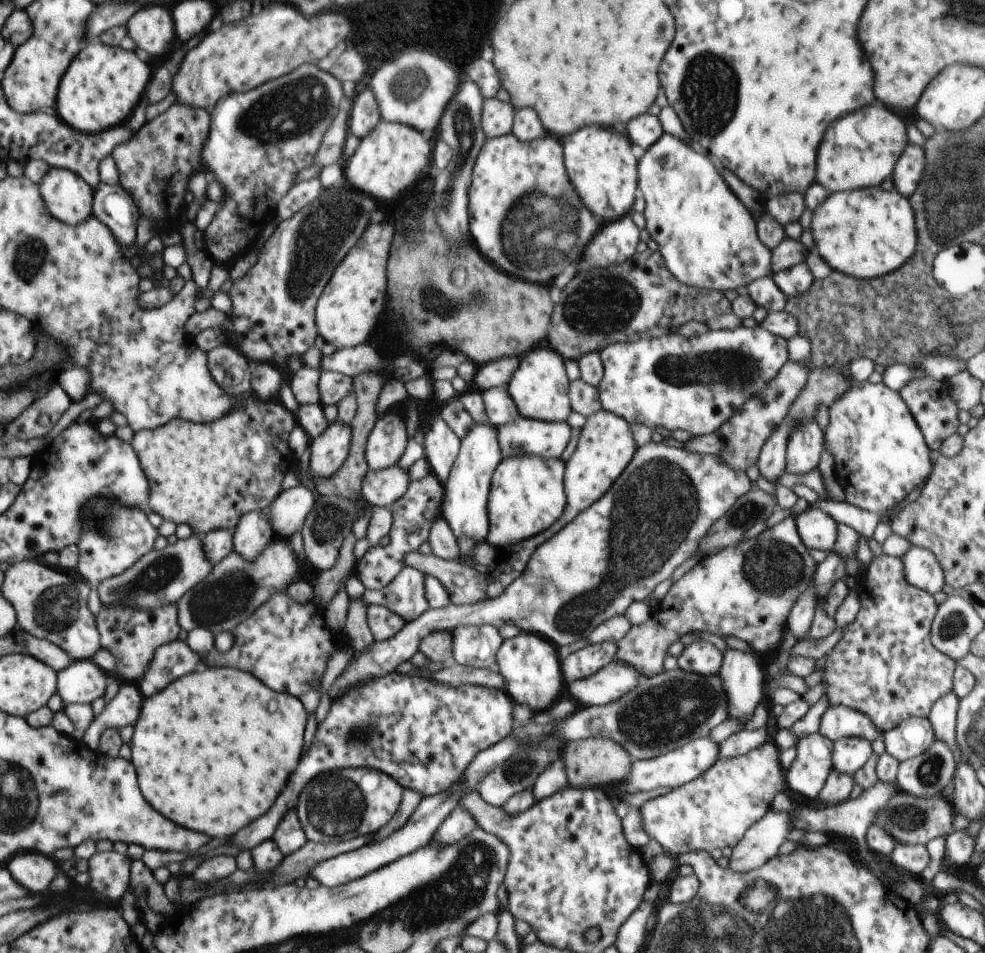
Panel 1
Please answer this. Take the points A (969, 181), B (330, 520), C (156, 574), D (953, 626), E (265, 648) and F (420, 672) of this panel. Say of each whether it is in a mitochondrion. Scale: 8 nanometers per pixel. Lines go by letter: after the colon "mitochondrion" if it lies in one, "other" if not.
A: mitochondrion
B: mitochondrion
C: mitochondrion
D: mitochondrion
E: other
F: other

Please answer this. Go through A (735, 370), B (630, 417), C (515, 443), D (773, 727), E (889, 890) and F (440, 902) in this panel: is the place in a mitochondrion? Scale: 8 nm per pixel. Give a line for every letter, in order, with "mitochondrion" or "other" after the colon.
A: mitochondrion
B: other
C: mitochondrion
D: other
E: other
F: mitochondrion

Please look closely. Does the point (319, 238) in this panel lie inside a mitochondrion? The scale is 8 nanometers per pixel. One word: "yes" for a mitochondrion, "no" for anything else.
yes

